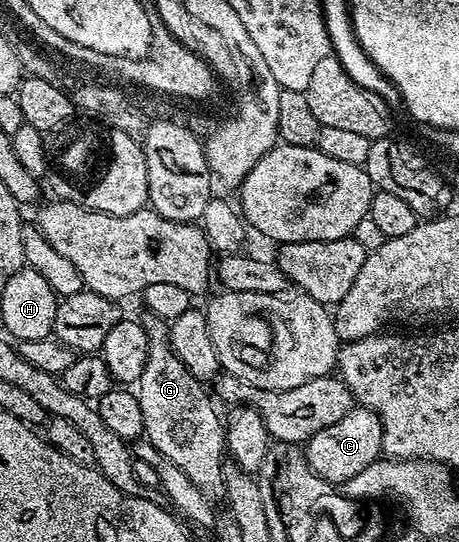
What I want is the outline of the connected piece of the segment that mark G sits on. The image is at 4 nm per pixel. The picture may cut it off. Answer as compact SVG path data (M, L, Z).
M150 313L144 317L141 323L149 338L148 356L135 390L142 409L144 437L183 470L206 499L215 504L224 503L225 462L217 461L217 424L222 417L216 412L206 392L208 389L175 356L169 344L170 325Z

